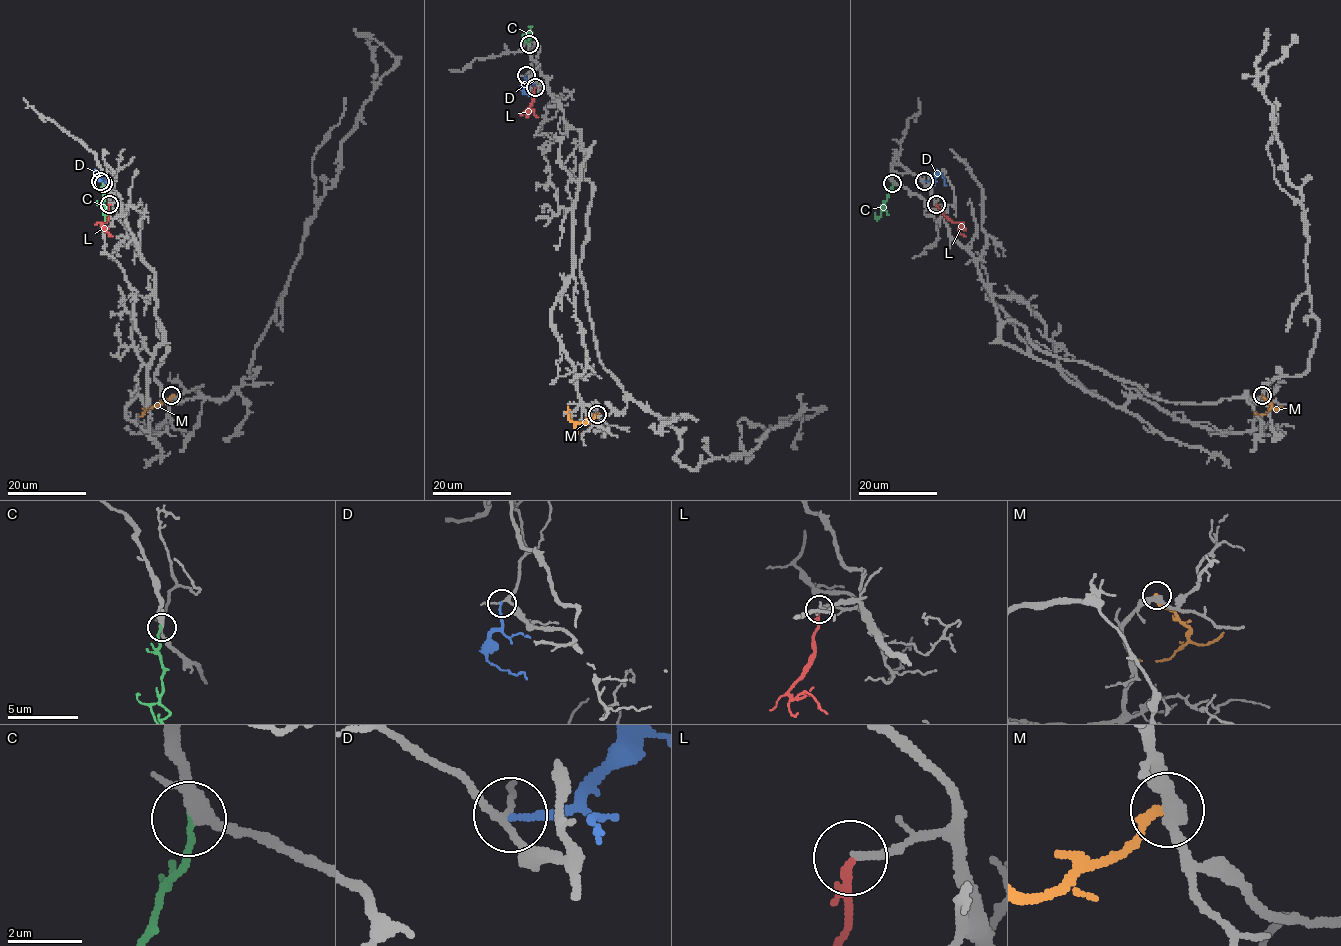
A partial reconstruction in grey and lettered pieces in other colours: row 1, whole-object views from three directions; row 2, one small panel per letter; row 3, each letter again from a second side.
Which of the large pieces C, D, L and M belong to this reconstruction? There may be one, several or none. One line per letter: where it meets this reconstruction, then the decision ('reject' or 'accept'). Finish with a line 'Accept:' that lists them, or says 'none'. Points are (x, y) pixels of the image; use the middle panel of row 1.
C: meets grey at (529, 44); accept
D: meets grey at (526, 75); reject
L: meets grey at (535, 87); accept
M: meets grey at (597, 414); reject
Accept: C, L

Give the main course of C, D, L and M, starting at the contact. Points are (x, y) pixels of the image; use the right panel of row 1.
C: (892, 183), (877, 219), (875, 214)
D: (924, 181), (930, 181), (939, 172), (945, 185)
L: (935, 204), (959, 224), (959, 232), (965, 236)
M: (1263, 396), (1271, 408), (1265, 414), (1254, 412)

